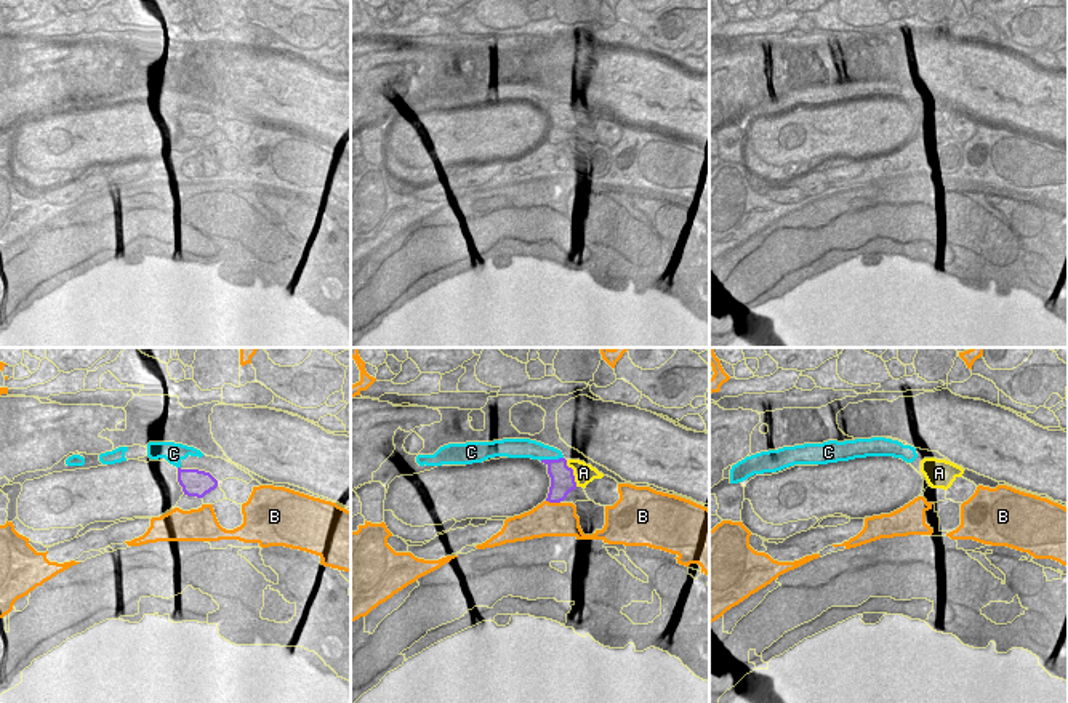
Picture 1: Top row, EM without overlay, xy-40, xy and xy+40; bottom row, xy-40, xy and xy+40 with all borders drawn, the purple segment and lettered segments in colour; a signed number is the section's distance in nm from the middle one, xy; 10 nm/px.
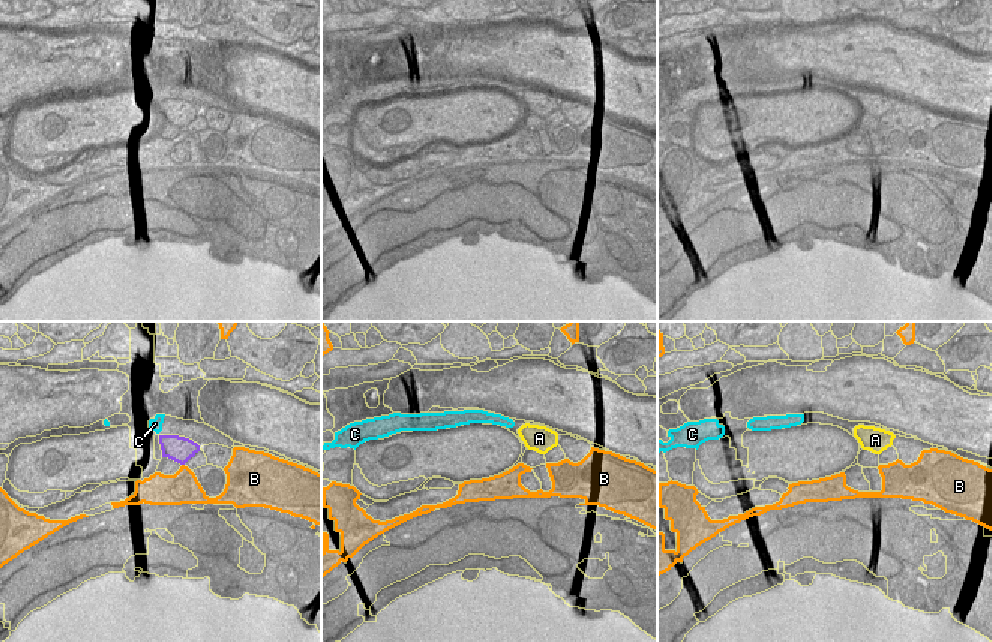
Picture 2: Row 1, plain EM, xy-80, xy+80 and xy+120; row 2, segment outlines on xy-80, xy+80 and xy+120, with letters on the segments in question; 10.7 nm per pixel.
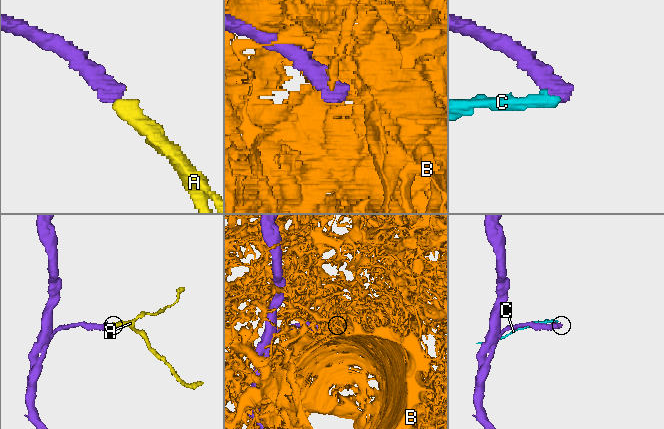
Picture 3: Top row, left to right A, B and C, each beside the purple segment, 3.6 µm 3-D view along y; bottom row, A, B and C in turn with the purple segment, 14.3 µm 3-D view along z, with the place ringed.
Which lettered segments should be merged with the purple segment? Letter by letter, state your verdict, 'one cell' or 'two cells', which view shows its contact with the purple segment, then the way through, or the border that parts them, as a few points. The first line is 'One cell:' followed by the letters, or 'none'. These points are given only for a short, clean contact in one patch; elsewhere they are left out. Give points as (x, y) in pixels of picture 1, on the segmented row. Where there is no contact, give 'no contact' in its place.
One cell: A
A: one cell; meets purple in xy
B: two cells; meets purple in xy
C: two cells; meets purple in xy; border along xy (562, 457), (540, 460)

